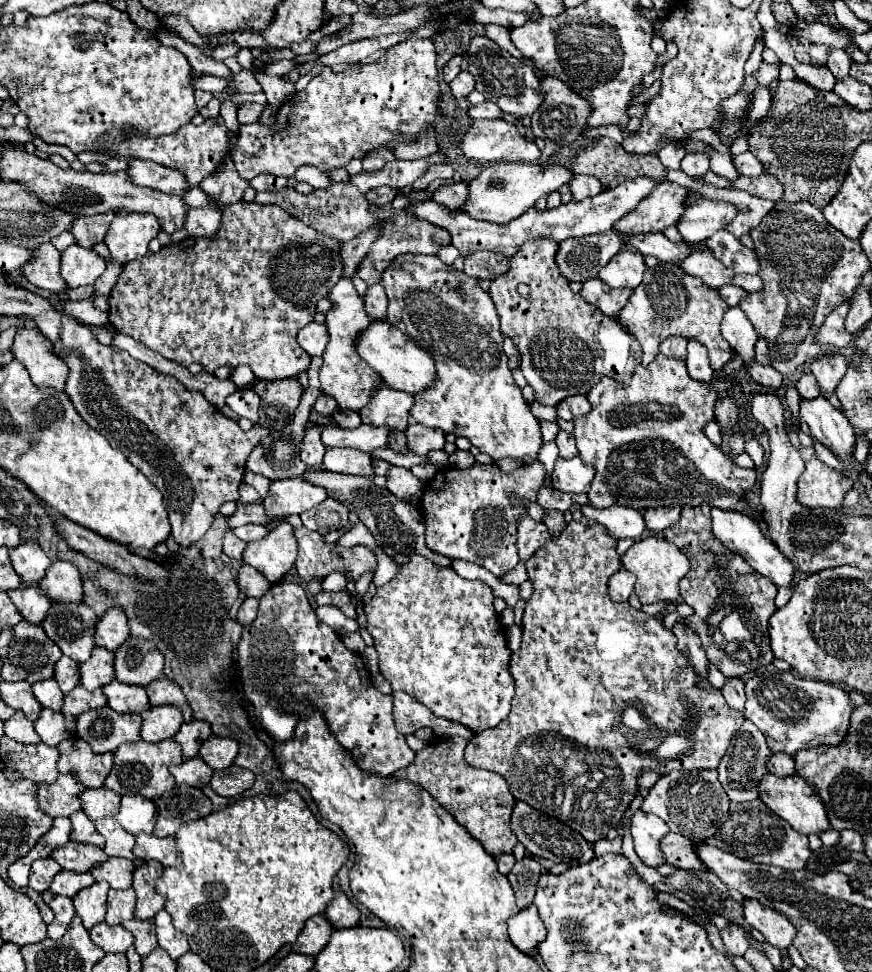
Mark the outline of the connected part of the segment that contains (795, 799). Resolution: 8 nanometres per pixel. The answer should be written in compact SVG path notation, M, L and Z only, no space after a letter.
M767 774L761 782L761 800L785 822L789 822L797 832L801 834L821 834L829 830L829 818L823 808L821 796L801 778L801 776L787 776L787 778L777 778L773 774Z

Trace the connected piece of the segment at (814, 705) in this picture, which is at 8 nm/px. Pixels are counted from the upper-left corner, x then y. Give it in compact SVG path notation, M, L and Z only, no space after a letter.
M775 672L775 676L763 676L763 678L755 676L747 680L745 692L747 692L745 718L749 718L767 736L767 744L773 754L783 752L783 754L795 756L799 750L807 750L807 748L837 746L845 740L849 732L849 718L851 718L855 704L851 702L849 692L835 684L801 678L801 676L795 676L793 672Z

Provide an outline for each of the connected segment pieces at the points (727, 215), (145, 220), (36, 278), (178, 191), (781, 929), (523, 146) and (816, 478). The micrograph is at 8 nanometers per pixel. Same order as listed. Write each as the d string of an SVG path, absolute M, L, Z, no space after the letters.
M697 200L697 204L691 204L685 216L681 216L675 226L685 242L697 244L713 236L717 230L723 230L729 220L735 218L735 214L735 206L727 202Z
M123 212L115 216L103 242L107 244L111 258L125 264L145 256L149 250L147 246L157 236L157 232L159 222L153 214Z
M51 242L41 244L37 250L33 250L33 258L21 268L25 278L35 284L37 288L51 290L51 292L67 292L69 286L61 278L61 266L59 266L59 252Z
M133 158L129 160L127 174L135 184L159 190L163 194L183 196L189 190L189 184L185 184L185 176L181 176L181 172L175 172L173 168L165 168L161 164Z
M743 898L743 918L755 930L759 930L769 944L779 950L785 950L793 942L793 934L797 934L795 926L777 910L761 904L753 898Z
M475 120L469 128L469 132L459 140L459 148L465 158L477 160L477 162L511 162L536 163L541 158L541 150L535 146L533 140L525 138L515 124L505 120Z
M803 454L803 462L805 472L797 480L797 500L807 508L839 508L853 482L823 464L815 454Z

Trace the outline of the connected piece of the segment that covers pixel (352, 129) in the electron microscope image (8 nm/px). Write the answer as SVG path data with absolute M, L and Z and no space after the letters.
M409 38L405 42L399 42L395 46L391 46L385 56L381 56L377 62L373 64L353 64L349 66L347 70L343 72L331 72L331 68L325 68L317 78L313 78L305 90L297 92L289 102L285 102L277 112L275 112L275 122L273 124L261 124L261 122L253 122L253 124L247 124L247 126L241 126L239 128L239 140L235 142L233 150L231 150L231 156L233 156L233 162L235 162L235 168L239 172L241 178L245 180L253 180L255 176L259 174L273 174L273 176L285 176L285 178L291 178L295 176L297 168L299 166L305 166L305 164L311 164L315 168L319 168L321 172L331 172L335 168L345 168L353 158L359 158L363 160L363 156L373 150L373 148L379 148L379 146L385 146L387 142L391 142L391 136L397 134L397 132L403 132L407 136L407 142L413 142L419 138L421 130L429 124L429 122L435 122L435 120L441 120L441 116L437 116L437 104L439 104L439 82L437 82L437 68L435 68L435 48L433 48L433 42L431 40L421 40L421 38Z

